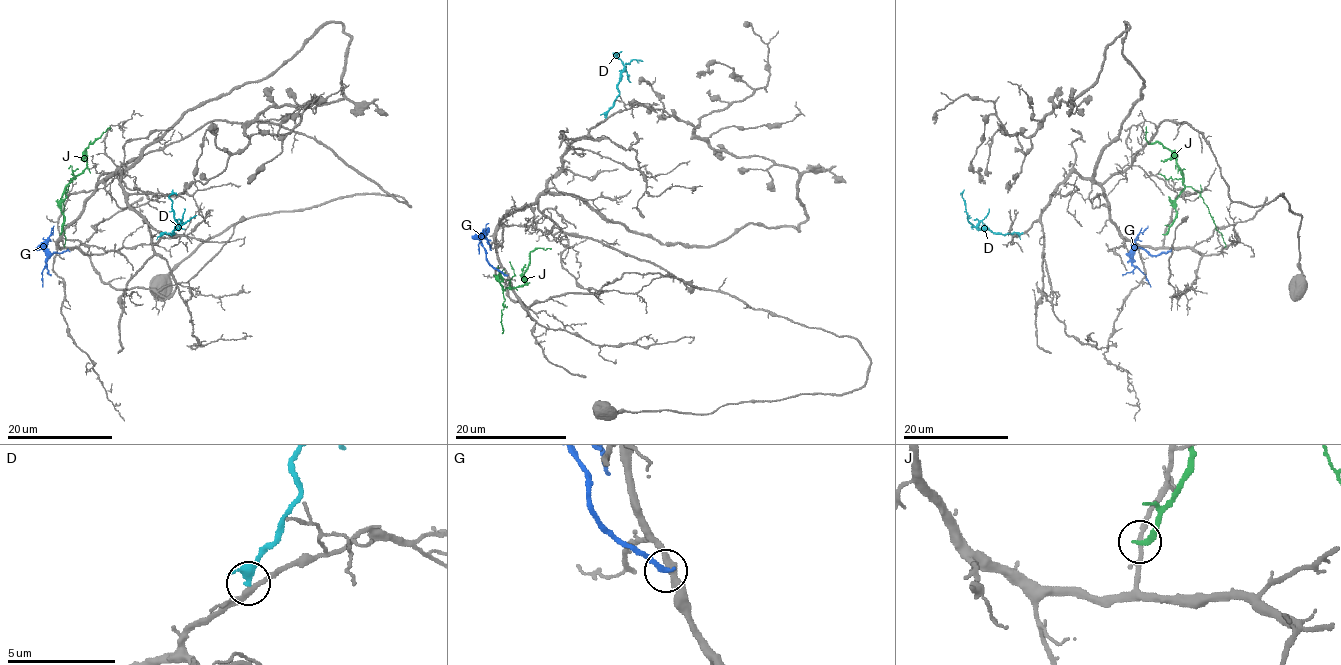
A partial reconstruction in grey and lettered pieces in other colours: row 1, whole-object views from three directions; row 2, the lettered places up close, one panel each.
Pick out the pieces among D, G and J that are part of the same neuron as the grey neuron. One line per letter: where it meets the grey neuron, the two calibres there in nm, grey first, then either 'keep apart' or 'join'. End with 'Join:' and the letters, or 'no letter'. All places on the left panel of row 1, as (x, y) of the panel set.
D: meets grey at (161, 233); 240 nm thick on the grey side, 320 nm on the other; join
G: meets grey at (68, 249); 360 nm thick on the grey side, 280 nm on the other; keep apart
J: meets grey at (60, 234); 190 nm thick on the grey side, 260 nm on the other; keep apart
Join: D

